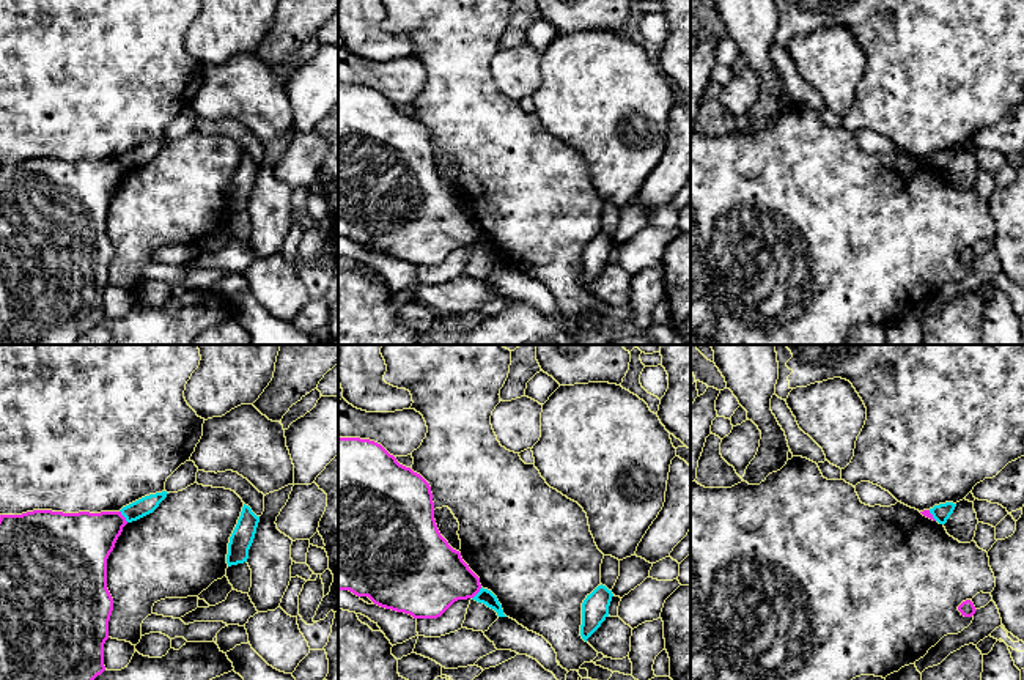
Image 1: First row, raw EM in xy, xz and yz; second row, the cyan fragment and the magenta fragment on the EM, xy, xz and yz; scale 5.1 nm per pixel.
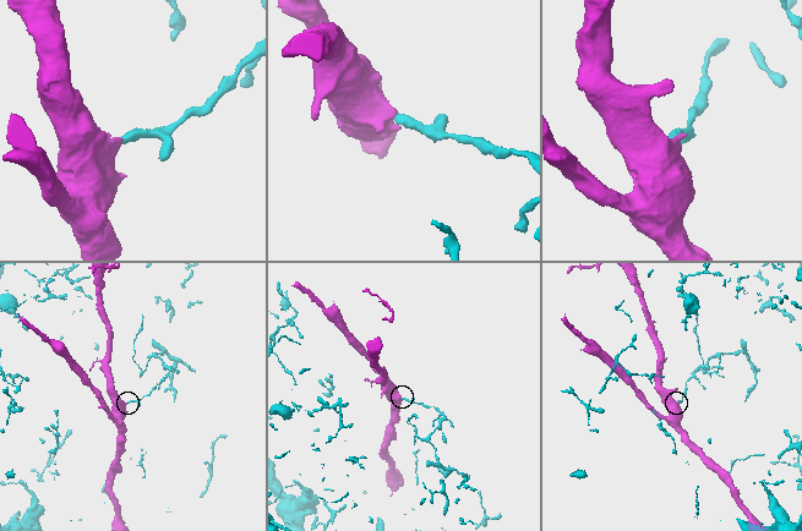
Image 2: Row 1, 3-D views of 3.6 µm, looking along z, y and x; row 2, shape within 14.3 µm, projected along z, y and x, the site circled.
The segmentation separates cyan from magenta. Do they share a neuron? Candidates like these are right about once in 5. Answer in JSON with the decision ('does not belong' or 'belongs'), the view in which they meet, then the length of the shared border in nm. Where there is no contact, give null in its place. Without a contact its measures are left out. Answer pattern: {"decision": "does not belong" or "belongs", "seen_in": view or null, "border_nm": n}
{"decision": "does not belong", "seen_in": "xy", "border_nm": 80}

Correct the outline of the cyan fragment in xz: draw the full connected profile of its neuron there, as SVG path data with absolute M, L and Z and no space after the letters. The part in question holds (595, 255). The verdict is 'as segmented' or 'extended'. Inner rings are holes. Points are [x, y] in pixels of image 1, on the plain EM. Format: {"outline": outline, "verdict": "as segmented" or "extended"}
{"outline": "M601 231L584 247L580 283L585 290L609 264L612 244L612 238Z", "verdict": "as segmented"}

